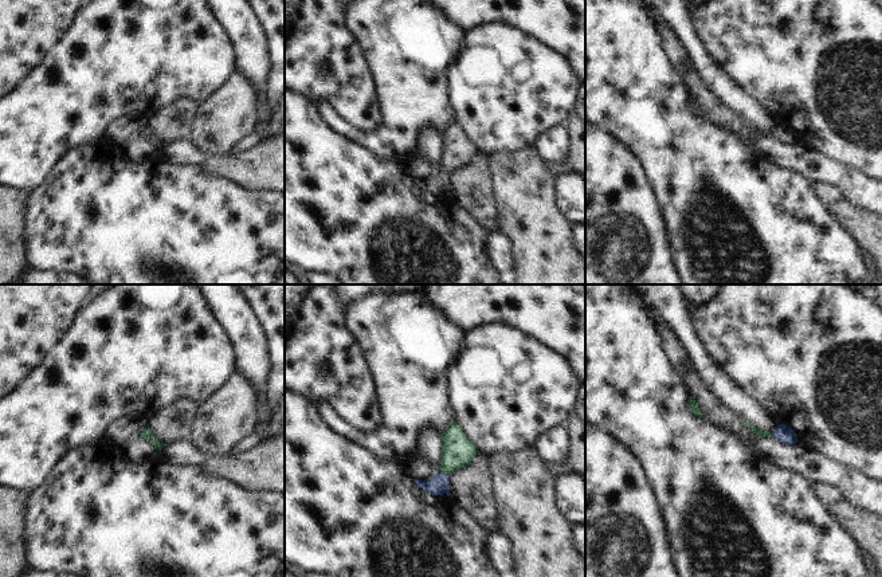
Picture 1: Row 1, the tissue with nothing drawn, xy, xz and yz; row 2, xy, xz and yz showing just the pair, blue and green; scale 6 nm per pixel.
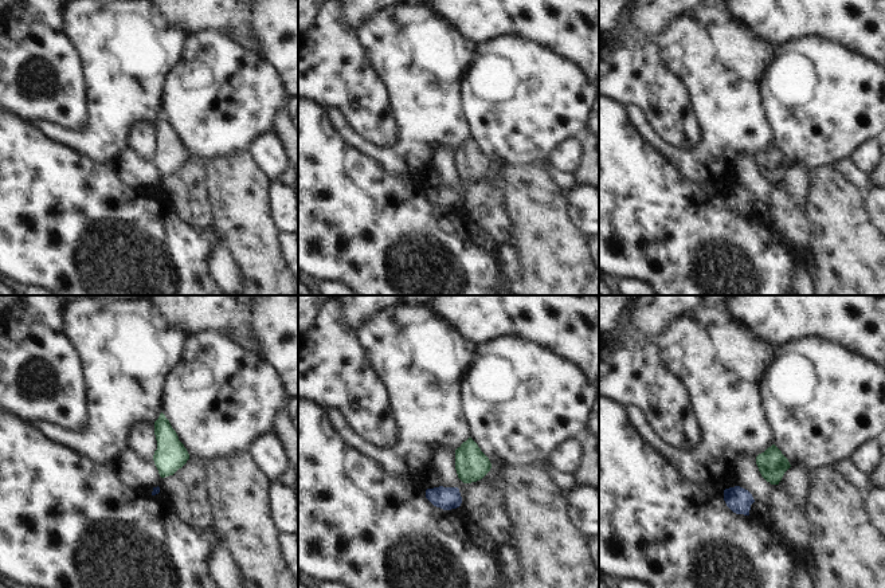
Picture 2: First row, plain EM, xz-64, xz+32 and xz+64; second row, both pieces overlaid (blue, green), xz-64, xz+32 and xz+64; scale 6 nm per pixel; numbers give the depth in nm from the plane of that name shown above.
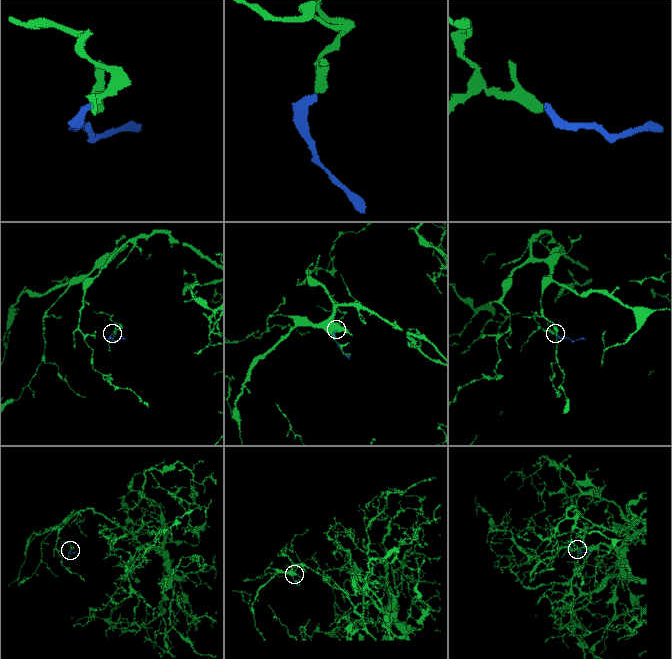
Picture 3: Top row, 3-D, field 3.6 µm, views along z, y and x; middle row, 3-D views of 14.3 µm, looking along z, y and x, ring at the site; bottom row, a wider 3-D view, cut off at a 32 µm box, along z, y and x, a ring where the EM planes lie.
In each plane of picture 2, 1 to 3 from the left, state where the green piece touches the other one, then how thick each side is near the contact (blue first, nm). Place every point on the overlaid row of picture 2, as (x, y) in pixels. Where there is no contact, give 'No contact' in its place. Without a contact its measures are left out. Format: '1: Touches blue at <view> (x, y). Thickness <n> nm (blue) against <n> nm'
1: No contact
2: No contact
3: No contact

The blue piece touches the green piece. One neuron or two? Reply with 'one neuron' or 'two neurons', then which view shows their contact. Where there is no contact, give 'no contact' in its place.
one neuron | xz

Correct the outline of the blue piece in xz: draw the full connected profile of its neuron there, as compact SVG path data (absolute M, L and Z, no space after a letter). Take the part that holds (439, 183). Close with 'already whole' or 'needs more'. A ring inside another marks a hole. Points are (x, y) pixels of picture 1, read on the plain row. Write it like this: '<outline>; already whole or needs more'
M452 119L442 133L439 170L424 180L415 178L413 182L432 195L448 193L450 173L469 165L478 152L464 130Z; needs more

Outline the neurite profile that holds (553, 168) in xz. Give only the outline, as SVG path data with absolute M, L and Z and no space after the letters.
M544 161L544 165L553 177L557 177L562 173L577 173L567 161L565 162Z

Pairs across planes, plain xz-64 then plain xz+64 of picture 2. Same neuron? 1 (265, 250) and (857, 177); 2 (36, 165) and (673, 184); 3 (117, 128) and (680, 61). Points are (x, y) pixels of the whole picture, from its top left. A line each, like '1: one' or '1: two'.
1: two
2: one
3: one

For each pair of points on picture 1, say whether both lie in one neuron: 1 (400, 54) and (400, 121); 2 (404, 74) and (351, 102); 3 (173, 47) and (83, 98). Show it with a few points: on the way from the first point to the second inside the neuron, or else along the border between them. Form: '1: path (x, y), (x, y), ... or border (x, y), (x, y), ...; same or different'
1: path (400, 70), (400, 105); same
2: border (364, 59), (373, 81), (380, 120); different
3: path (151, 50), (133, 50), (106, 77); same

